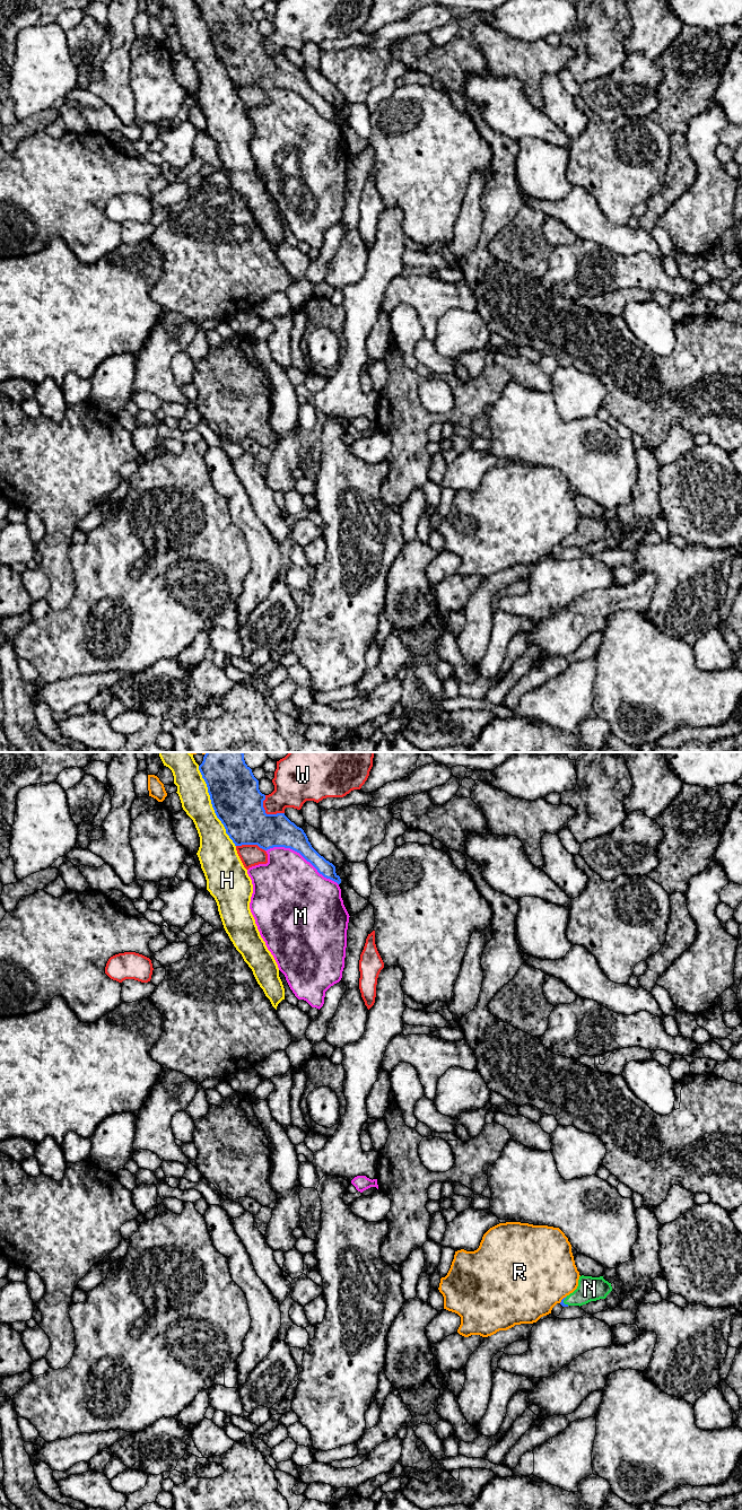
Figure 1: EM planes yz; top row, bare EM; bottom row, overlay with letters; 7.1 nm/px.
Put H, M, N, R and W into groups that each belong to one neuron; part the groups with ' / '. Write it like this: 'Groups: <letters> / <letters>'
Groups: H / M / N / R / W

